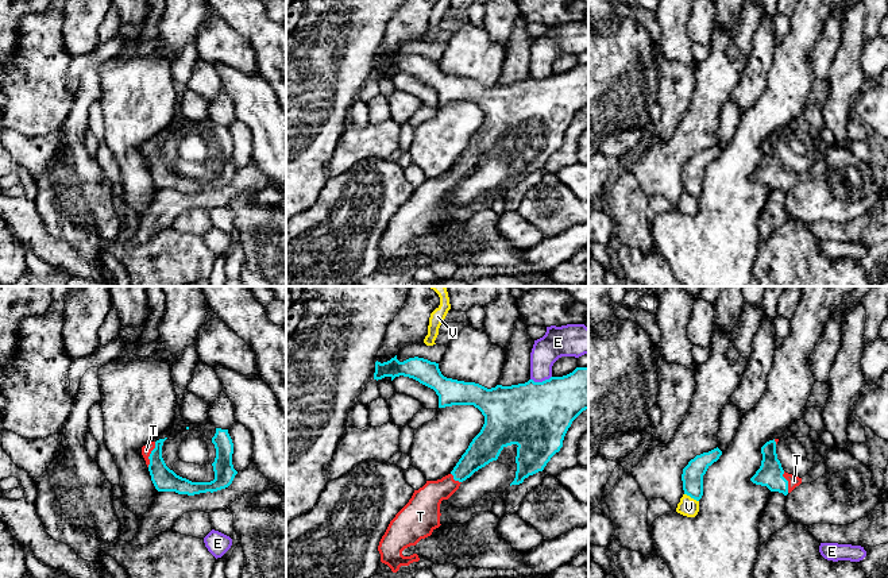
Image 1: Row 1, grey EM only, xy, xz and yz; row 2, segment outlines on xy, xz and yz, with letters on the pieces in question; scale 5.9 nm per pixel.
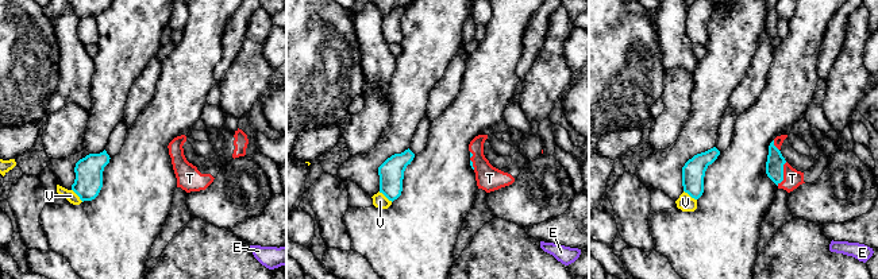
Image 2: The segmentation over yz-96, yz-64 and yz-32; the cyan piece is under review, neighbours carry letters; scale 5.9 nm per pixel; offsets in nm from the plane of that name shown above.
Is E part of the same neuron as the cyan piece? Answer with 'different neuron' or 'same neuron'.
different neuron

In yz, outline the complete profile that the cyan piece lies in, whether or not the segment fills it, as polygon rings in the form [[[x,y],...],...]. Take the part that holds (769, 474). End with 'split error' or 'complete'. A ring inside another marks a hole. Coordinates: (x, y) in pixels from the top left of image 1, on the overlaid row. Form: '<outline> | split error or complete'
[[[773,439],[761,447],[761,466],[750,481],[756,485],[767,486],[771,492],[779,492],[787,496],[802,483],[802,478],[783,470],[776,454],[777,442],[779,439]]] | split error

